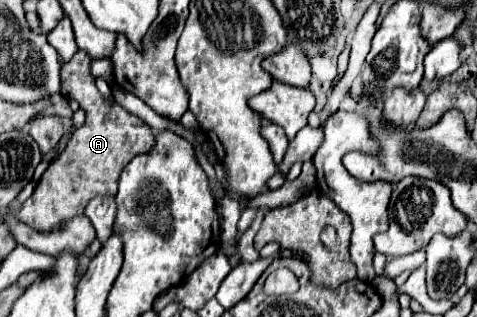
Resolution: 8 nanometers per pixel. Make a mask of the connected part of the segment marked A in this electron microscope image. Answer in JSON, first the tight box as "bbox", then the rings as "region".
{"bbox":[18,50,156,232],"region":[[[78,50],[72,60],[62,64],[62,96],[72,96],[78,100],[78,104],[86,110],[86,122],[72,134],[66,150],[58,156],[58,160],[52,160],[50,166],[46,168],[46,172],[42,174],[34,194],[22,204],[22,208],[18,210],[18,218],[26,224],[30,224],[34,230],[38,232],[50,232],[54,228],[58,228],[60,224],[72,220],[74,216],[82,216],[84,208],[88,206],[88,202],[96,196],[104,196],[116,194],[118,188],[118,176],[122,172],[122,168],[128,164],[128,160],[132,160],[136,154],[148,152],[156,140],[154,132],[148,128],[146,122],[142,122],[138,116],[126,112],[120,104],[108,104],[102,94],[96,88],[95,79],[90,76],[90,62],[88,54],[84,54],[82,50]]]}

